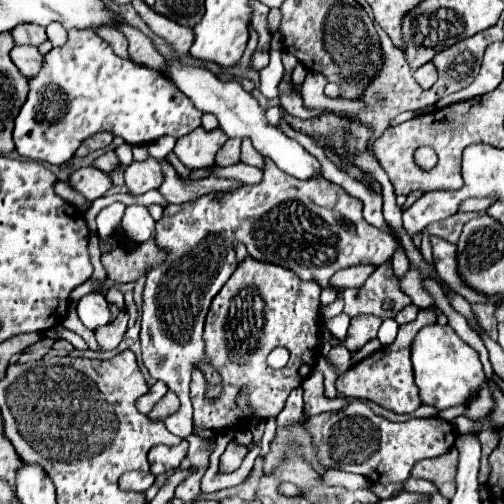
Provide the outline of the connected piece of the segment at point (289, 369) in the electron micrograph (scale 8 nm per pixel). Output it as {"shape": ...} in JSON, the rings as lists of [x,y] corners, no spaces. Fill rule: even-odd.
{"shape":[[[247,256],[237,266],[233,276],[213,298],[205,320],[205,356],[221,376],[223,392],[217,400],[207,400],[207,384],[203,372],[193,370],[190,398],[195,410],[197,428],[211,428],[215,432],[223,432],[225,428],[235,426],[235,422],[239,420],[235,398],[241,388],[251,390],[251,418],[271,418],[283,410],[289,392],[311,374],[315,358],[319,354],[319,294],[321,286],[317,282],[305,282],[295,272],[289,272],[277,264],[265,264]],[[277,346],[285,346],[291,352],[291,360],[285,368],[271,370],[265,362],[265,356]]]}

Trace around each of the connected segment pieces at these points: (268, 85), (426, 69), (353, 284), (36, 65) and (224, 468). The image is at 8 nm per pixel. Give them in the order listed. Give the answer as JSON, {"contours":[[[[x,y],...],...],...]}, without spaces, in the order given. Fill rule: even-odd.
{"contours":[[[[271,50],[271,62],[259,72],[261,74],[261,82],[259,82],[259,90],[265,98],[277,98],[277,86],[279,80],[283,78],[283,62],[281,62],[281,52],[279,50]]],[[[427,62],[425,66],[417,68],[417,70],[413,72],[413,76],[415,76],[415,80],[421,84],[421,88],[431,88],[431,84],[437,82],[437,68],[435,68],[433,62]]],[[[365,264],[365,266],[353,266],[353,268],[345,268],[341,272],[337,272],[331,280],[333,286],[337,288],[359,288],[361,284],[365,284],[365,280],[375,272],[375,266]]],[[[13,46],[11,60],[19,68],[19,72],[27,78],[37,74],[41,68],[41,54],[33,46]]],[[[231,440],[229,446],[227,446],[227,450],[225,450],[223,456],[221,456],[219,470],[221,470],[221,472],[233,472],[233,470],[237,470],[237,468],[241,466],[243,458],[247,456],[247,452],[249,452],[249,448],[247,448],[245,444],[239,444],[239,442]]]]}

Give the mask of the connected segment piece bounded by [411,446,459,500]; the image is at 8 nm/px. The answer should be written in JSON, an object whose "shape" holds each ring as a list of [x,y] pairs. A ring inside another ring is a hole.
{"shape":[[[453,446],[449,452],[445,452],[441,456],[417,462],[411,474],[413,474],[413,478],[425,478],[425,480],[433,482],[439,488],[441,495],[451,500],[455,494],[457,460],[459,460],[459,452]]]}

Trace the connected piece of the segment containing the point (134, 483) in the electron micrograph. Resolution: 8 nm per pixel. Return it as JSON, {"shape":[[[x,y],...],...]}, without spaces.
{"shape":[[[127,472],[121,476],[121,486],[125,490],[147,490],[153,484],[155,476],[153,474],[139,474],[139,472]]]}

